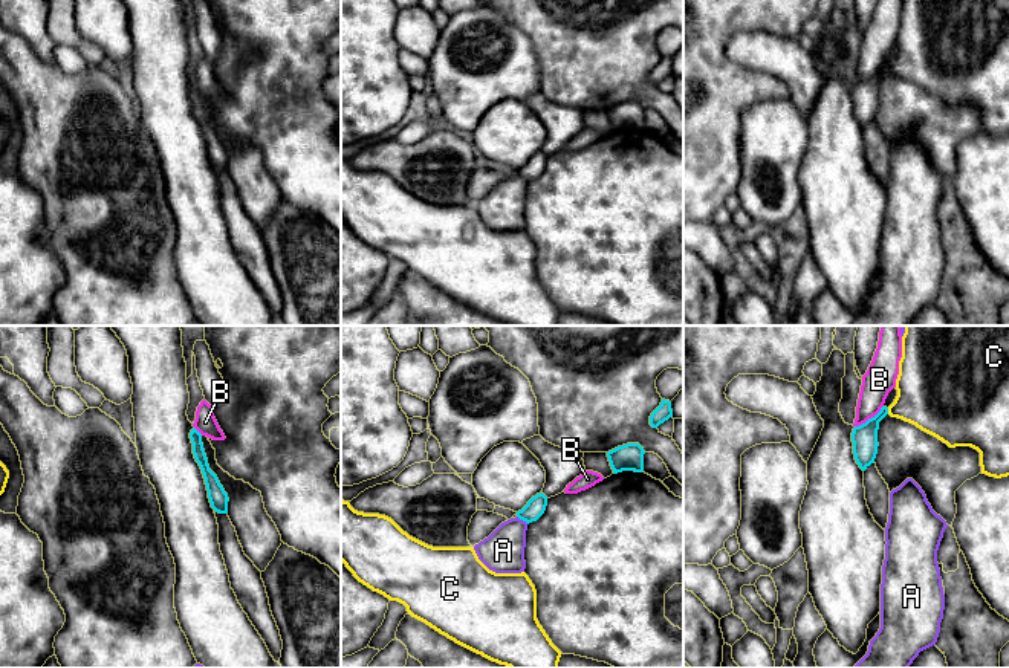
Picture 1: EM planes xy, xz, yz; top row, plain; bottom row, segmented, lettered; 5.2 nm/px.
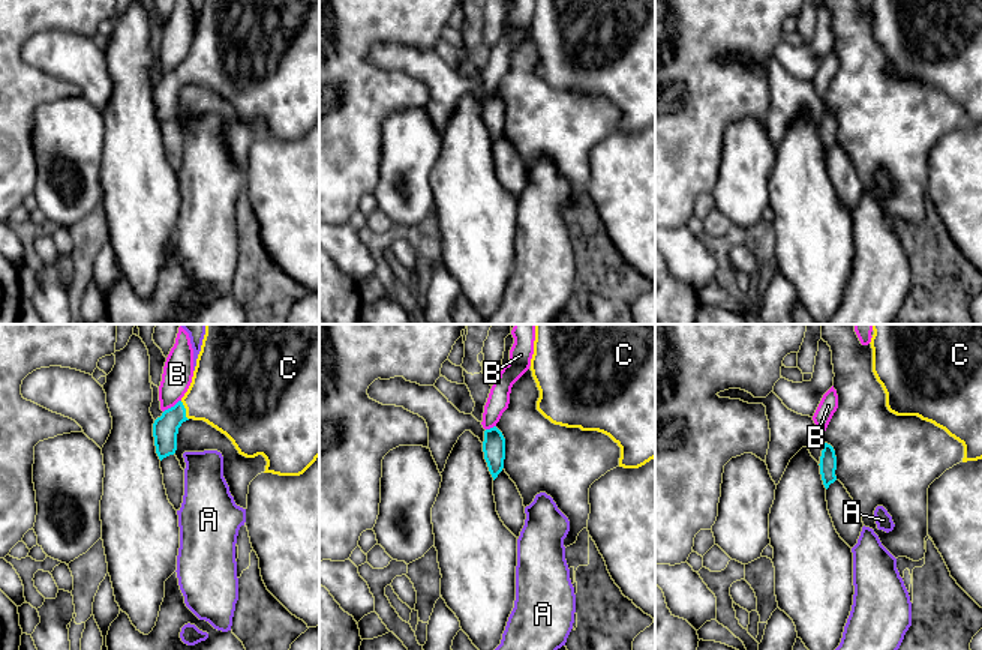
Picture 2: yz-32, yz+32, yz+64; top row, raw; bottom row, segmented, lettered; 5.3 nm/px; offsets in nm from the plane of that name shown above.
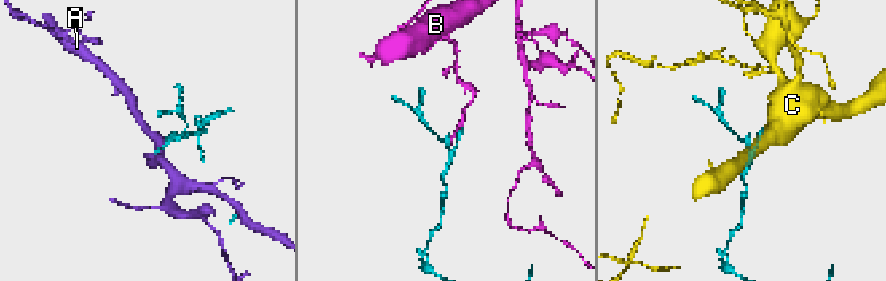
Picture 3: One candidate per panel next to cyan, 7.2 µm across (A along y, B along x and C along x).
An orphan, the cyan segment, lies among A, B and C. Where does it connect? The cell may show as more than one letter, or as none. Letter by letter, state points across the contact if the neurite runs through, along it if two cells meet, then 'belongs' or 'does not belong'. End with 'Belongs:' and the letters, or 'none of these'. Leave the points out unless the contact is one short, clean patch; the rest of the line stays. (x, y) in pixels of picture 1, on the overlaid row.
A: along xz (517, 515), (528, 523) | does not belong
B: does not belong
C: across yz (864, 437), (873, 422), (887, 411), (914, 404), (931, 395) | belongs
Belongs: C

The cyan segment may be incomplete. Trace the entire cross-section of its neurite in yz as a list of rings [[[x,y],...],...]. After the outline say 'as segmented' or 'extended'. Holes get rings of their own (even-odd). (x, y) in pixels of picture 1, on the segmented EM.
[[[905,326],[896,390],[888,408],[853,428],[853,454],[862,471],[874,463],[879,422],[890,414],[949,448],[977,449],[981,474],[1009,475],[1009,326]]] | extended

